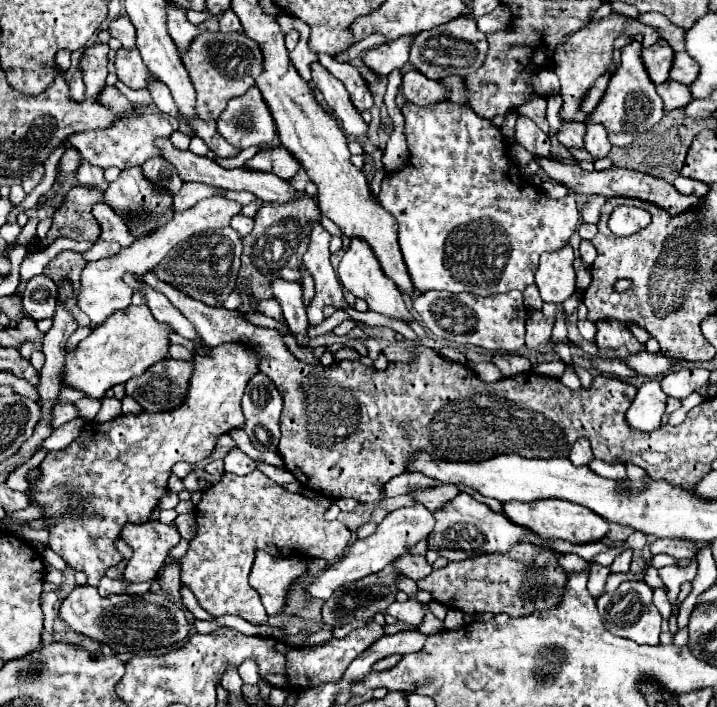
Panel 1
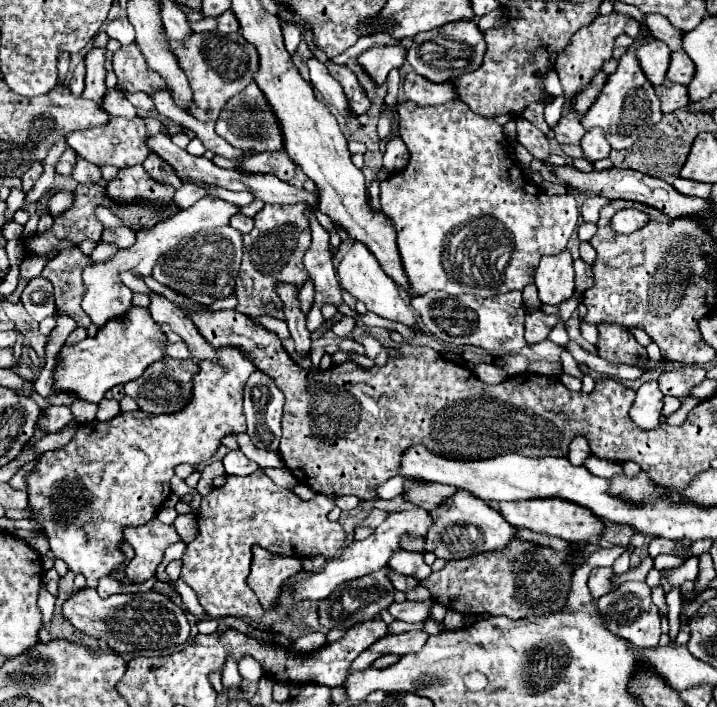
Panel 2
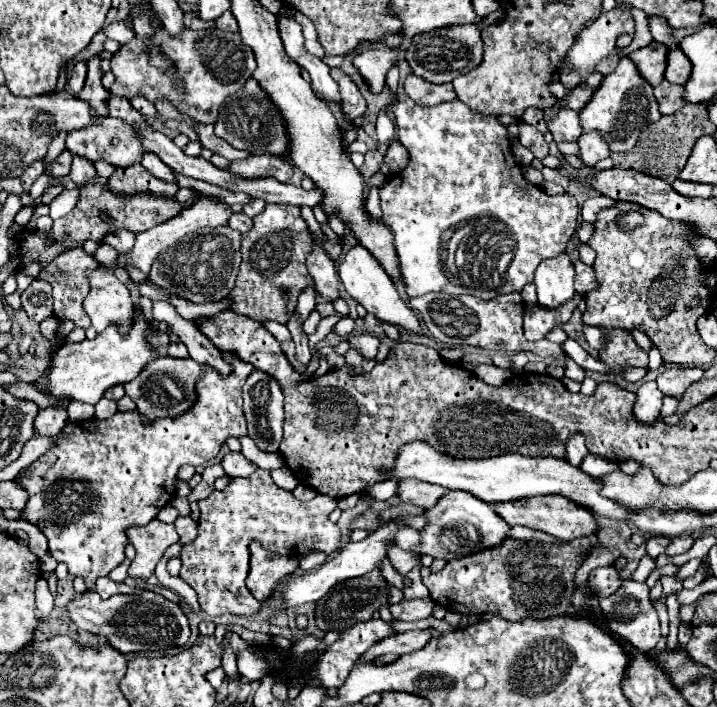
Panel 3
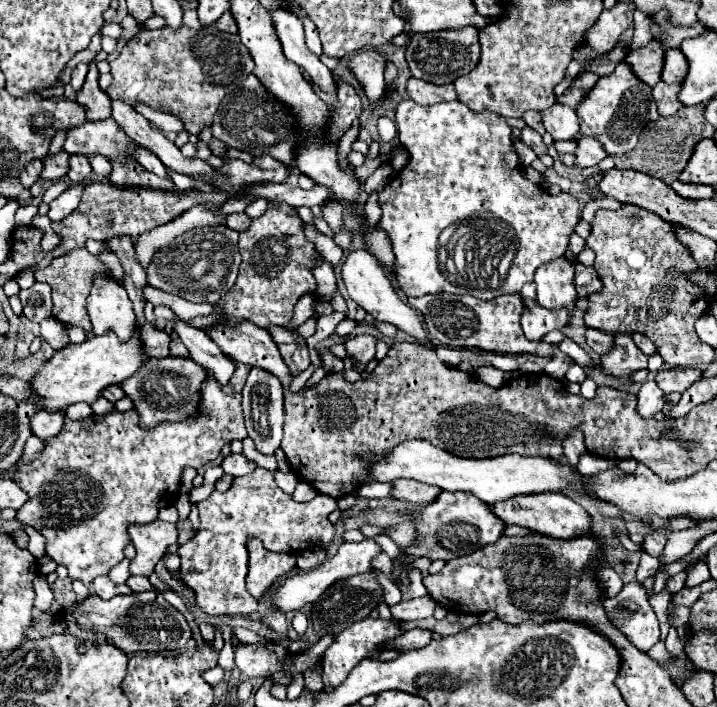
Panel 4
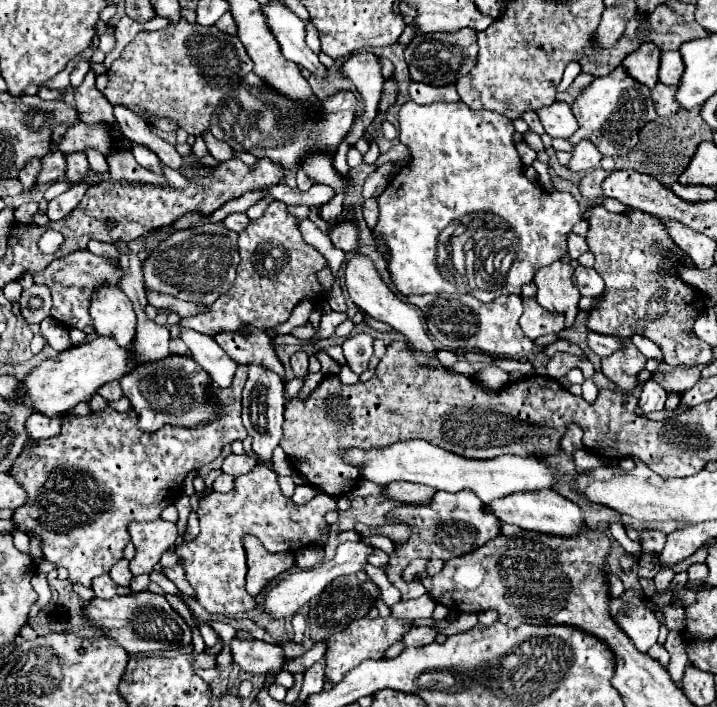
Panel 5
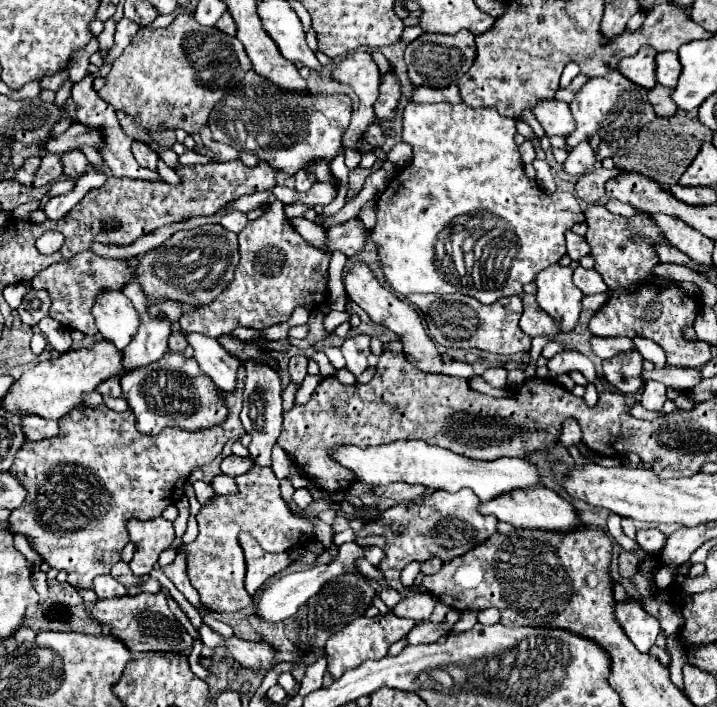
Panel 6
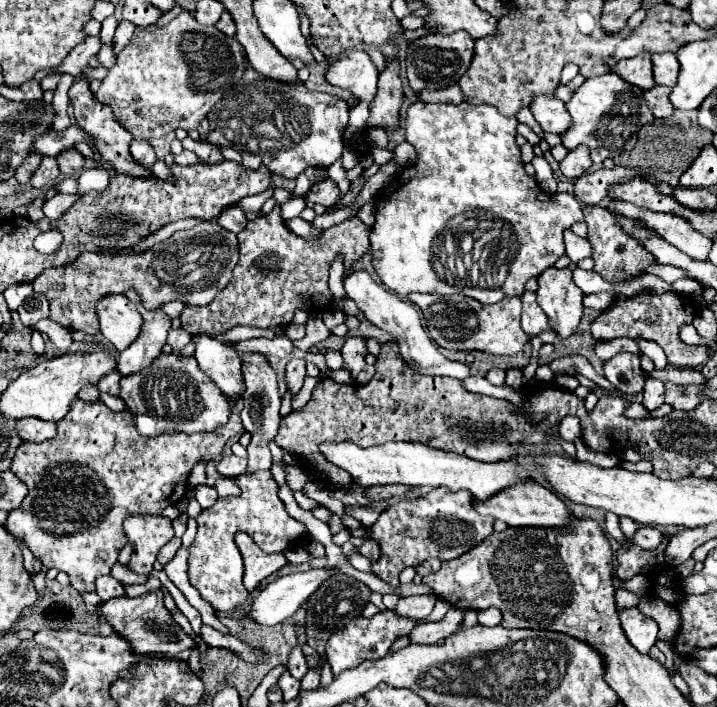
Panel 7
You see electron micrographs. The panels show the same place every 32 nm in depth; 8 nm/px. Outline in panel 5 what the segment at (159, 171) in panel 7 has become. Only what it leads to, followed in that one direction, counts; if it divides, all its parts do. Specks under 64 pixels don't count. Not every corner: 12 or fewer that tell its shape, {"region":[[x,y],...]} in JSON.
{"region":[[161,162],[163,175],[171,186],[185,188],[188,180]]}

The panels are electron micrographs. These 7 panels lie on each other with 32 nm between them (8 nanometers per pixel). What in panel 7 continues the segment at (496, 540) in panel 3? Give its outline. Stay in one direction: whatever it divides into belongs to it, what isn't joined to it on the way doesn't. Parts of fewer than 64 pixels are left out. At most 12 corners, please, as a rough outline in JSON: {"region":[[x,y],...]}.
{"region":[[468,490],[392,504],[372,532],[372,572],[452,560],[492,534]]}

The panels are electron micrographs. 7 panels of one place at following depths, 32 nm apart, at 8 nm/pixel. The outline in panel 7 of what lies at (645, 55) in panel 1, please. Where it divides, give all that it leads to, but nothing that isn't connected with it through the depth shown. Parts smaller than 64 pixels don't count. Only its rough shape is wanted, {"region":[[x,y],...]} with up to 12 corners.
{"region":[[652,54],[620,60],[612,72],[642,90],[654,86]]}

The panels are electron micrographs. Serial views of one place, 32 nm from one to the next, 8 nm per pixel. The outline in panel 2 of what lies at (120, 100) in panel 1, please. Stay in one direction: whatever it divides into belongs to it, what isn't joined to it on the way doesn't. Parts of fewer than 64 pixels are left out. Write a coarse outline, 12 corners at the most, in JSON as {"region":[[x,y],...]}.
{"region":[[112,90],[104,96],[110,116],[136,118],[138,110],[126,96]]}

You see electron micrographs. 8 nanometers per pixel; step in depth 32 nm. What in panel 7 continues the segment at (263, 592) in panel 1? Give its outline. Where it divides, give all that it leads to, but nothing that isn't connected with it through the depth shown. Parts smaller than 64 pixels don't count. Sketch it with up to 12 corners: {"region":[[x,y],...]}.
{"region":[[246,532],[236,546],[244,560],[244,586],[252,592],[288,562],[284,554],[264,554]]}

